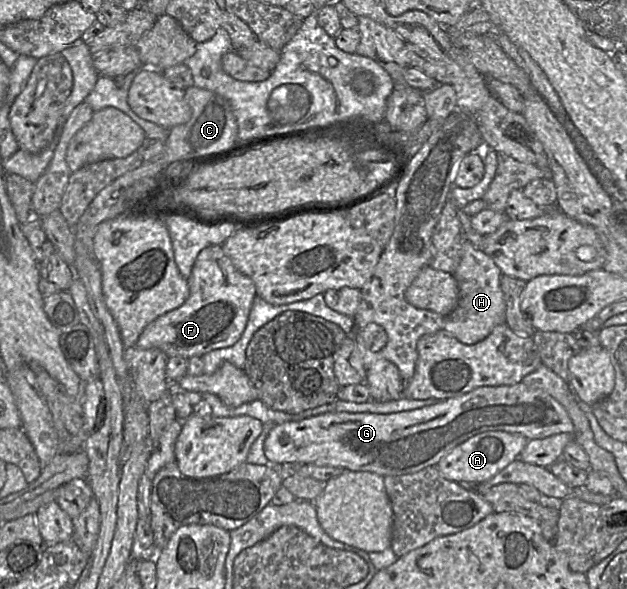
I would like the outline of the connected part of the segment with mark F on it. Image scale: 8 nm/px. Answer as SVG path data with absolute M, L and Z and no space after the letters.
M211 245L200 251L187 279L189 295L177 309L167 312L147 325L135 347L159 349L169 357L203 357L206 353L235 344L248 320L254 298L254 282L239 272L224 254L222 245Z

